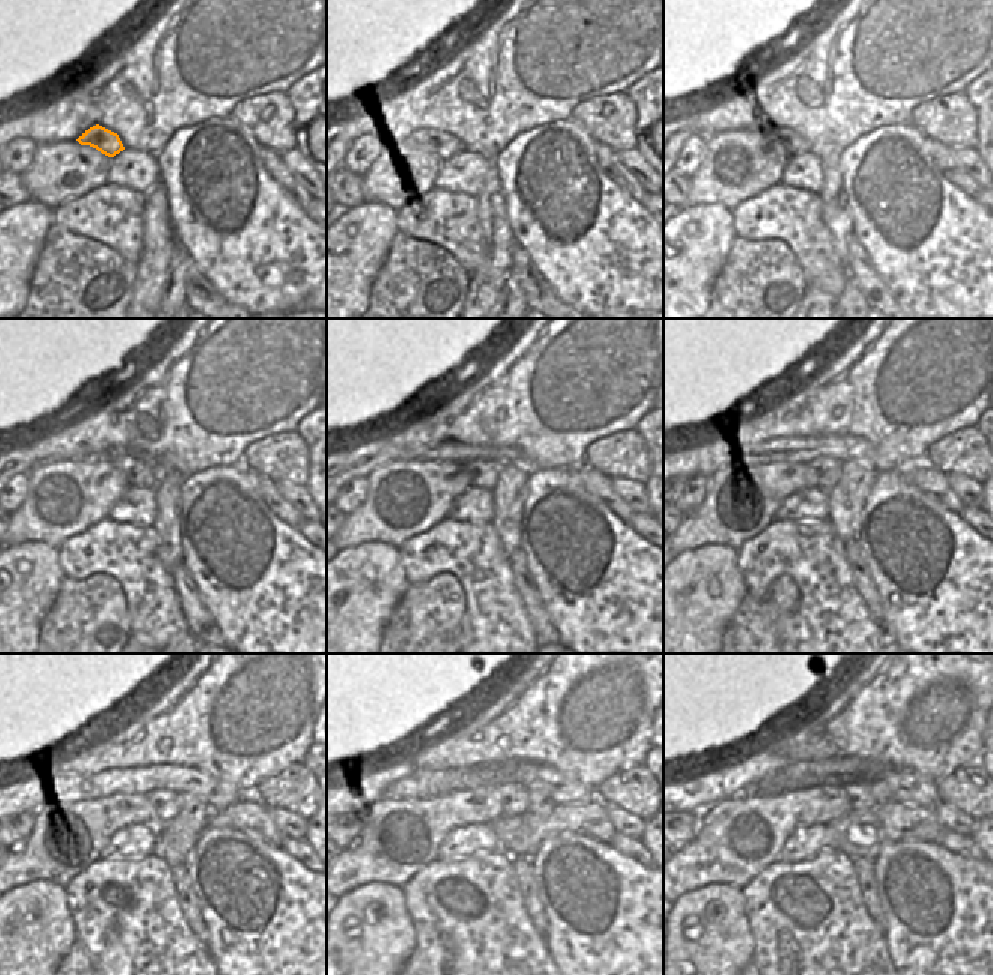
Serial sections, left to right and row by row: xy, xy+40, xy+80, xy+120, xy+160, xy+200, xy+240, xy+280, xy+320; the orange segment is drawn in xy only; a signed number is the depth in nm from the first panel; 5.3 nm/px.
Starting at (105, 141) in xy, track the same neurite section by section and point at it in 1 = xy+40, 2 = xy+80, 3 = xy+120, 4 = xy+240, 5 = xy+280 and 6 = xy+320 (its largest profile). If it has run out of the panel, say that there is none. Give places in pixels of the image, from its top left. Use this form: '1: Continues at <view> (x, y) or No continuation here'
1: Continues at xy+40 (444, 144)
2: Continues at xy+80 (794, 146)
3: Continues at xy+120 (140, 474)
4: Continues at xy+240 (164, 804)
5: Continues at xy+280 (515, 800)
6: Continues at xy+320 (863, 795)

